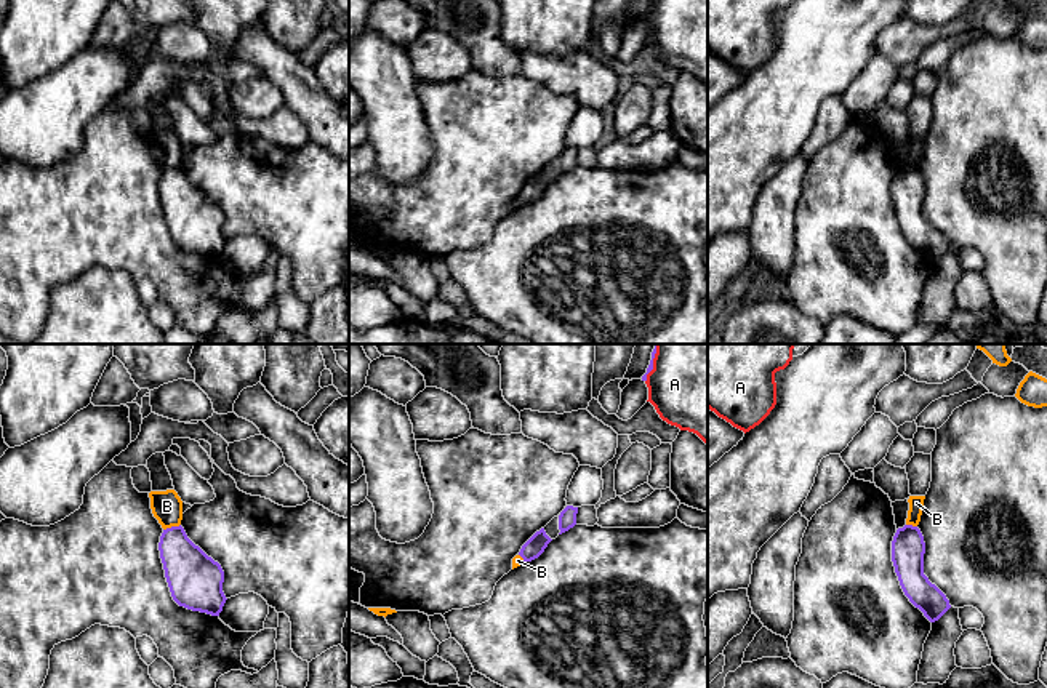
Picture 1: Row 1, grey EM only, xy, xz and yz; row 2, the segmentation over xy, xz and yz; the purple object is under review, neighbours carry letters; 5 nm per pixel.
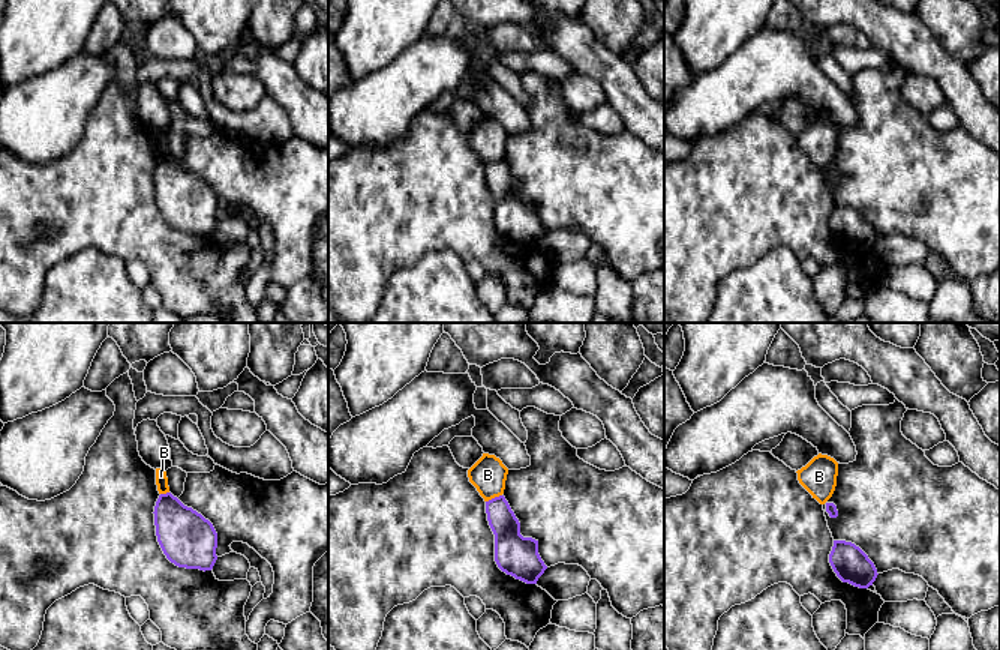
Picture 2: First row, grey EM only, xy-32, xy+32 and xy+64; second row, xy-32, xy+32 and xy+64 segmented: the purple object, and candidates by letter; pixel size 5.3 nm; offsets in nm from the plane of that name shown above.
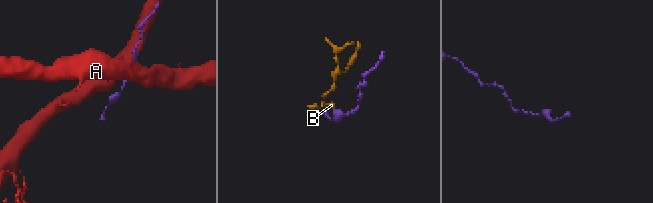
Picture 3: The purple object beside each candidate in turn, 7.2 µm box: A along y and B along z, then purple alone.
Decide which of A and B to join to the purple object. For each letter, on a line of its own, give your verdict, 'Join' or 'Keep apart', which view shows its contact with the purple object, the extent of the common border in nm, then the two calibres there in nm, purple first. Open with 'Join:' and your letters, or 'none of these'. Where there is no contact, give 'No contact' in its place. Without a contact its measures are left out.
Join: none of these
A: Keep apart. Touches purple in xz. Shared border 130 nm. Thickness 30 nm (purple) against 360 nm
B: Keep apart. Touches purple in xy. Shared border 90 nm. Thickness 240 nm (purple) against 160 nm

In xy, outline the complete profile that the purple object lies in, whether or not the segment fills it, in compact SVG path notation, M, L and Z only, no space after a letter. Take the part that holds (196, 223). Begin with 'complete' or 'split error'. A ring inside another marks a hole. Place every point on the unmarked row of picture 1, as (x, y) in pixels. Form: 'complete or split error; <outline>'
complete; M181 166L163 171L158 192L173 242L187 251L219 258L227 242L221 206L195 187Z

